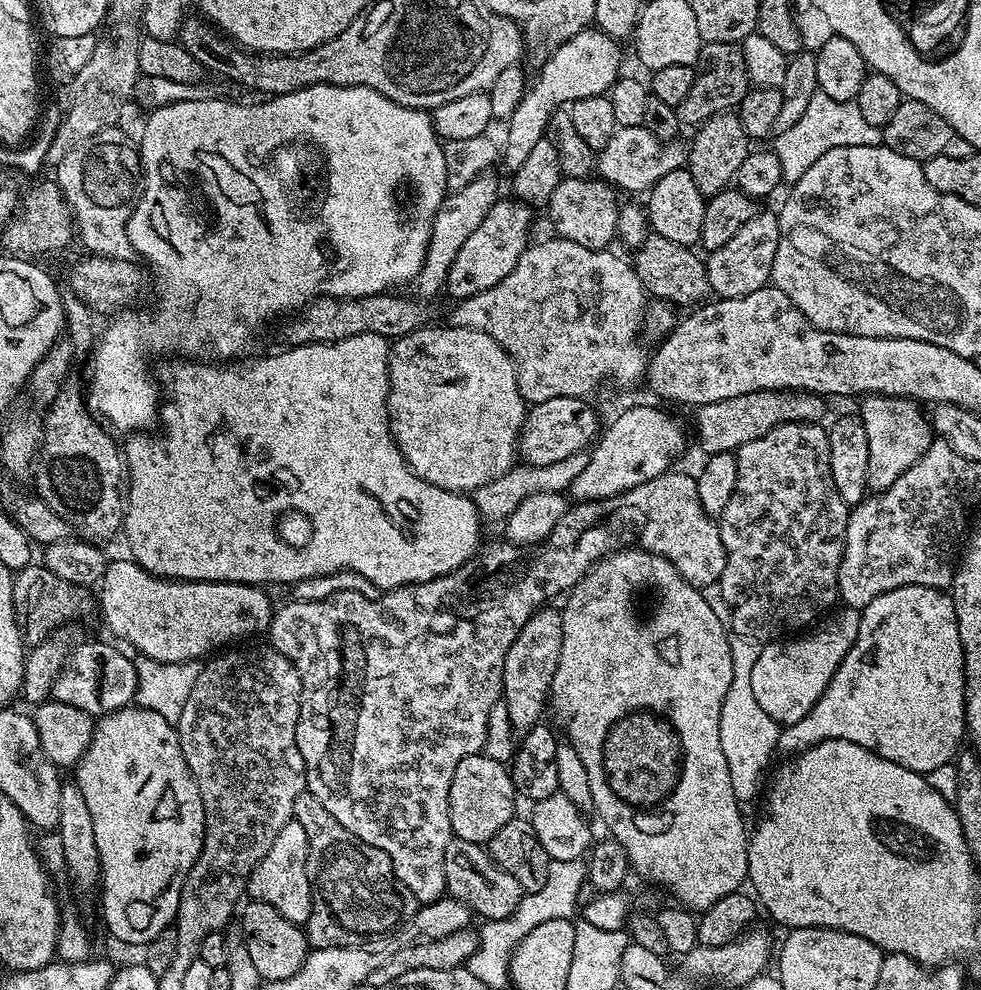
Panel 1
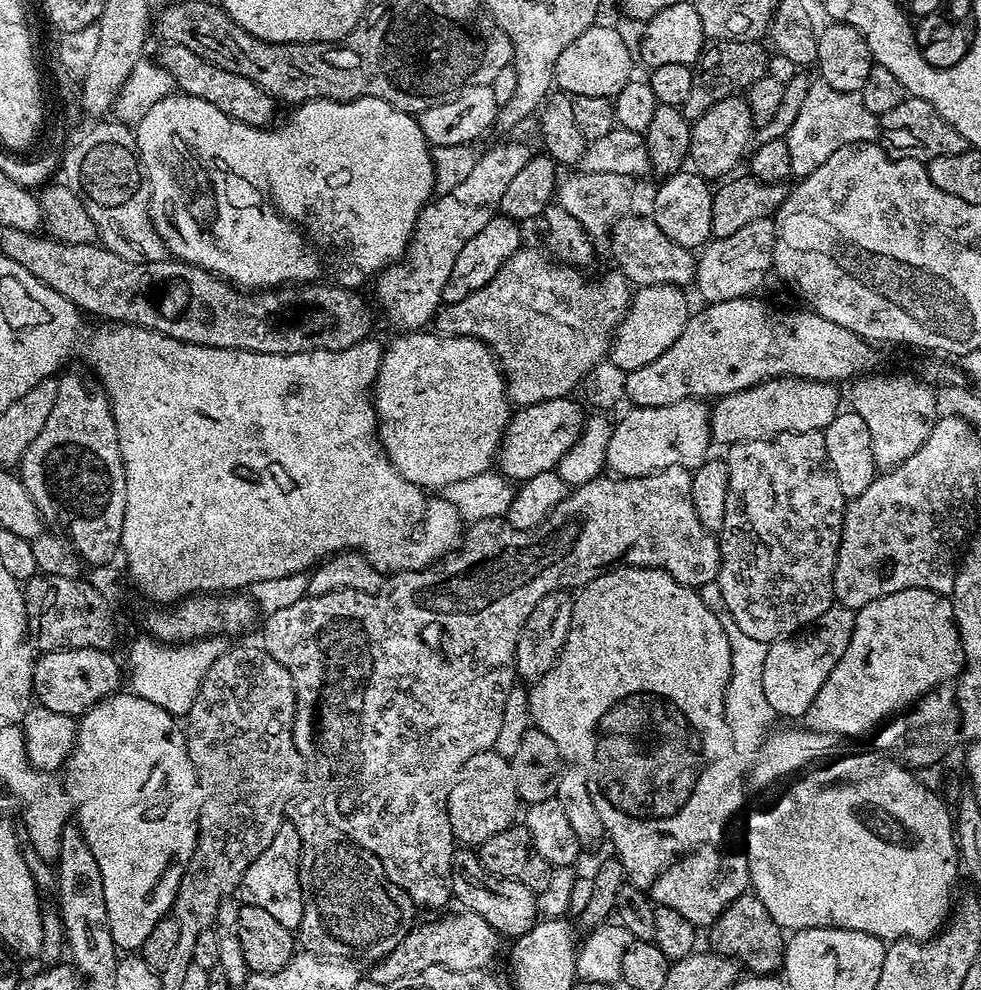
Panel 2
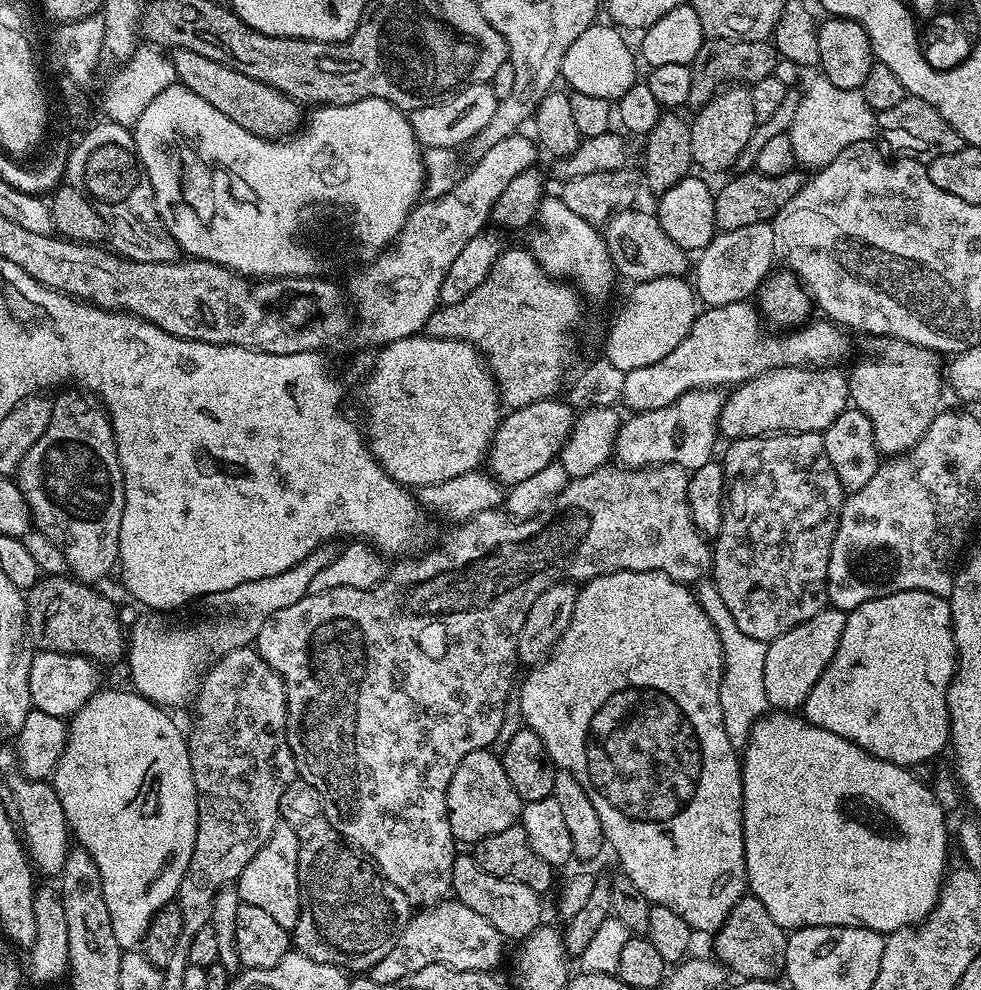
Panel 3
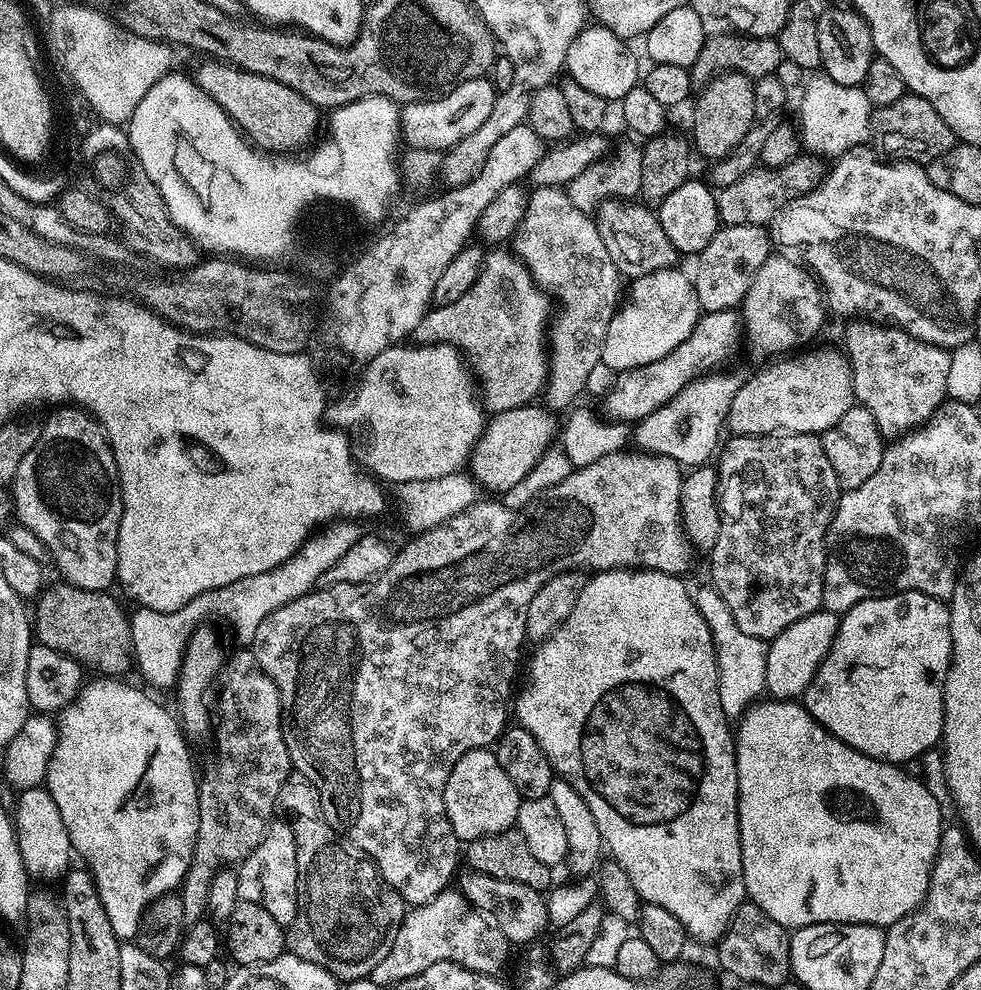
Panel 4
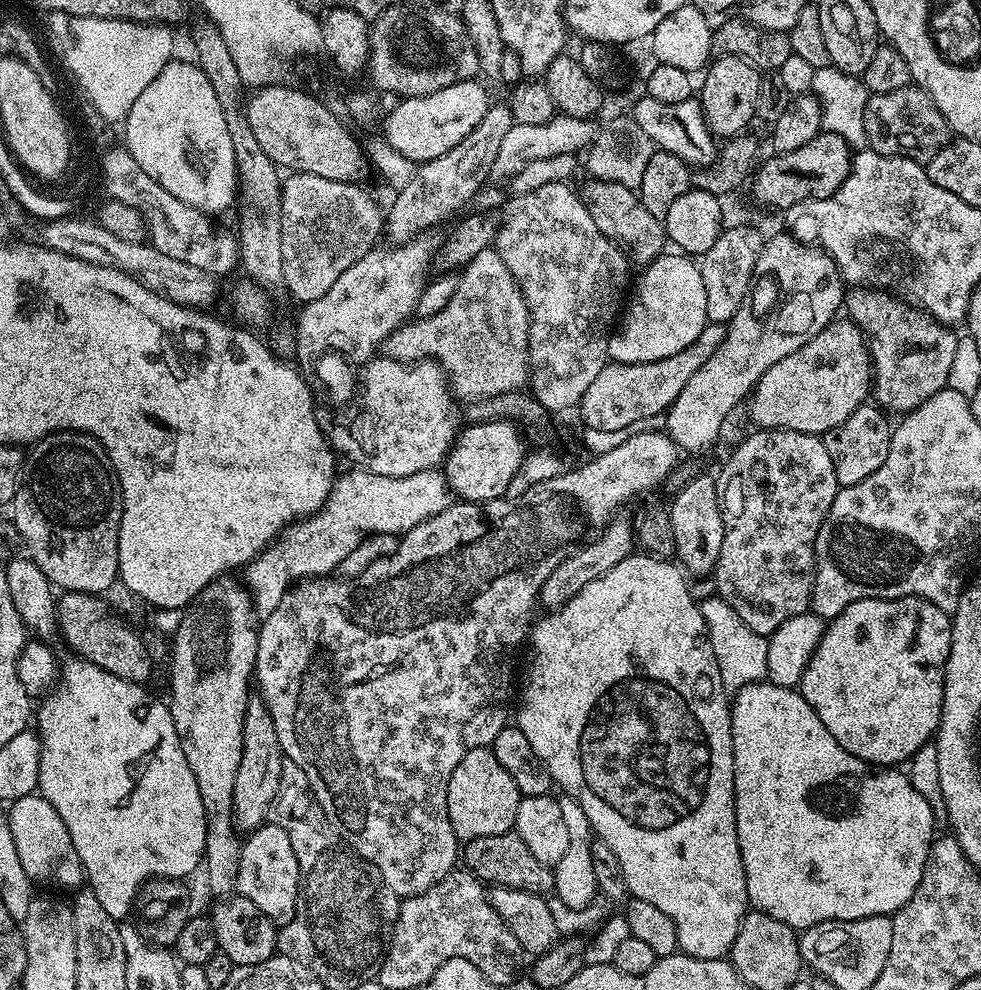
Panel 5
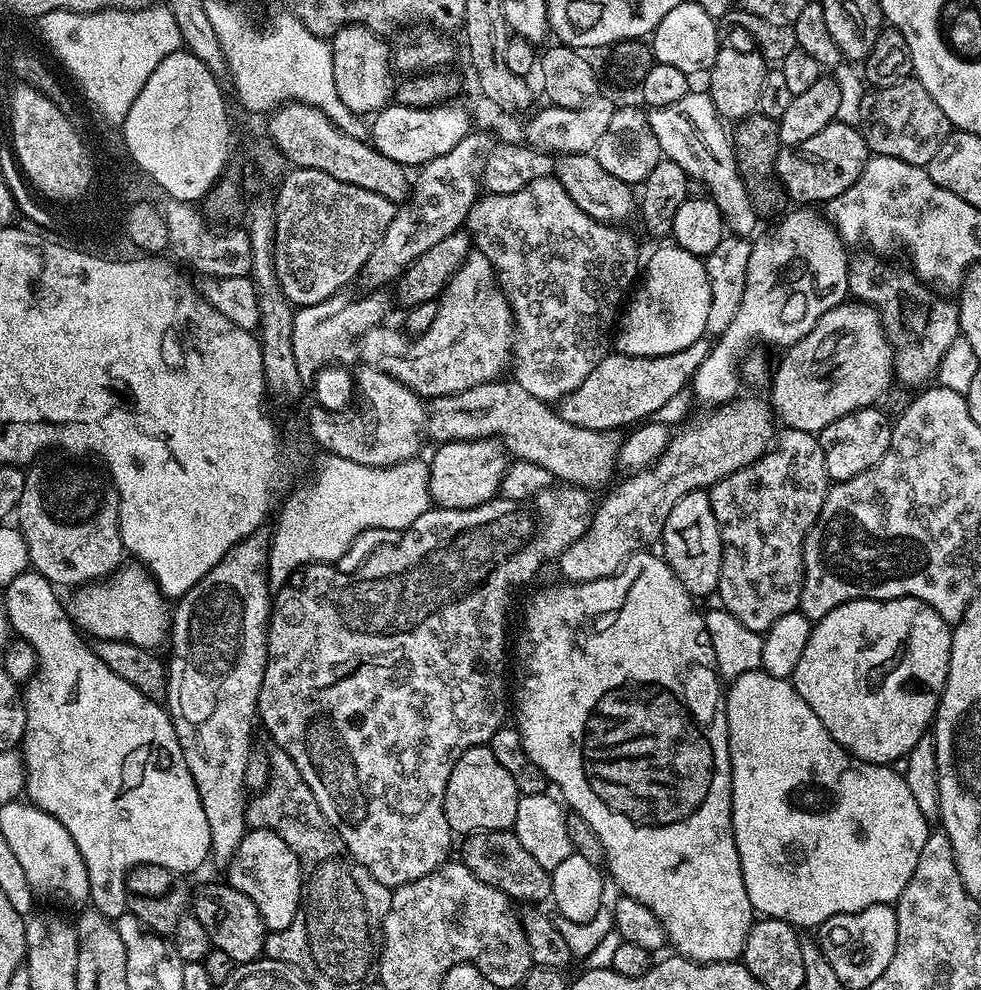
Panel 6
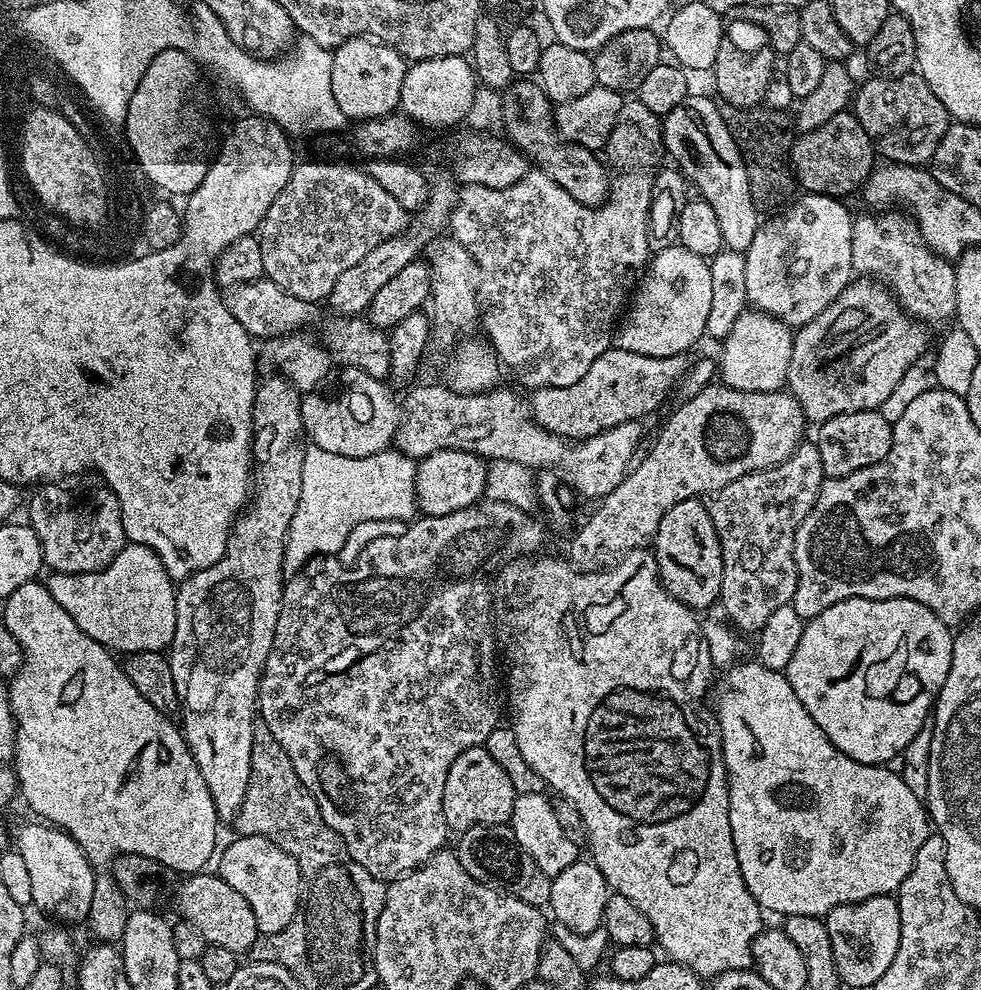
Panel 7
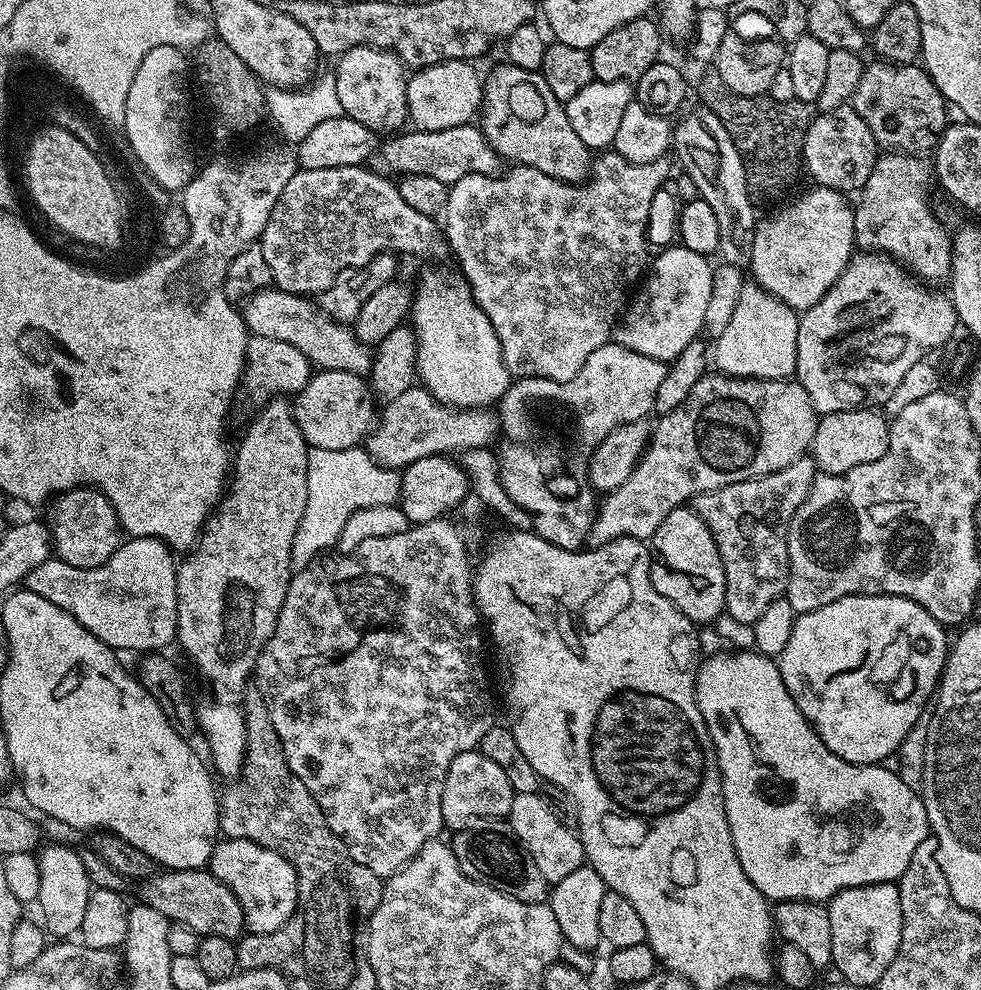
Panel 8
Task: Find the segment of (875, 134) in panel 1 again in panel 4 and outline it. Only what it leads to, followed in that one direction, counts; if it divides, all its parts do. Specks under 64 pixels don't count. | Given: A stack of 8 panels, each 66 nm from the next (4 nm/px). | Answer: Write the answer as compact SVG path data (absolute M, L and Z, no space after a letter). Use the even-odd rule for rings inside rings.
M816 70L805 79L803 90L805 93L802 96L798 122L801 141L809 151L820 156L838 158L842 153L867 143L871 137L873 109L863 87L844 86L842 83L835 82L823 71Z

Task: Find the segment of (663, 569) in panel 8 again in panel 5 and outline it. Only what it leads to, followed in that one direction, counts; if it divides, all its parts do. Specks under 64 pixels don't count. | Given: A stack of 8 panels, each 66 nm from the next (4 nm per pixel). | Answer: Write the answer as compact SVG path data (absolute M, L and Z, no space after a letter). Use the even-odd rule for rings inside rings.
M696 476L672 500L672 509L667 509L668 525L672 531L672 546L675 559L685 573L704 576L713 571L722 550L724 523L720 513L720 499L716 489L716 476Z

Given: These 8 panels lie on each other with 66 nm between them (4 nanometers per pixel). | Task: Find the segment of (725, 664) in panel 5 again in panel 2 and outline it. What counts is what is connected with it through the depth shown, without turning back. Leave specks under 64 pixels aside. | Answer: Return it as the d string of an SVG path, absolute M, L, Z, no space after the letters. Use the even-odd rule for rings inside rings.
M716 580L706 582L698 591L702 602L706 602L706 606L710 606L710 614L714 614L718 618L718 622L722 622L722 630L726 630L726 642L730 642L732 673L726 686L724 717L730 734L730 742L734 746L734 754L741 761L748 762L755 757L762 737L773 727L772 707L768 705L760 689L760 671L768 653L768 645L758 642L758 638L749 638L748 635L742 634L742 630L738 630L738 622L734 622Z

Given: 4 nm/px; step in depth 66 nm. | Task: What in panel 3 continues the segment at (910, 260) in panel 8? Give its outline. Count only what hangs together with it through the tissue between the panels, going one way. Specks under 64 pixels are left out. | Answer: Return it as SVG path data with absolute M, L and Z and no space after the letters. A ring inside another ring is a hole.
M865 335L860 344L864 357L847 373L851 403L874 426L881 453L895 454L912 448L926 434L932 419L941 411L940 391L946 388L941 357L931 348L893 336Z

